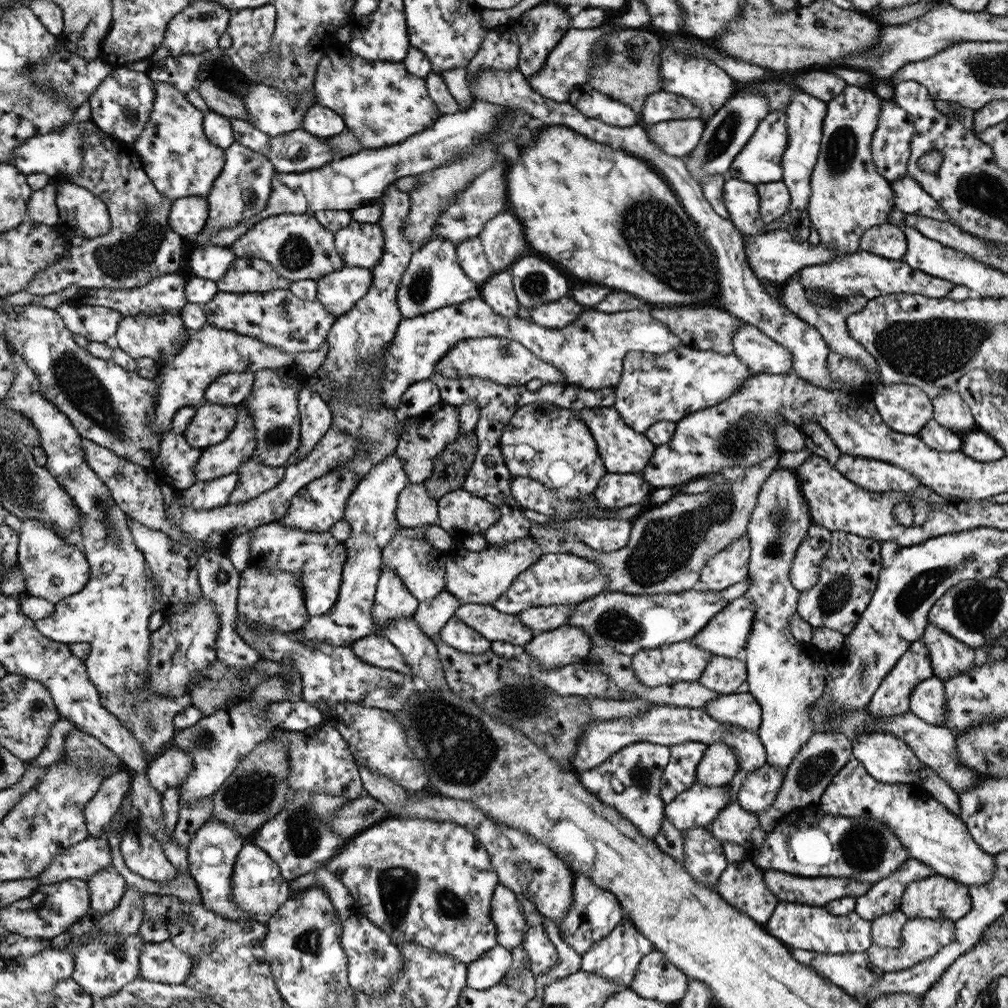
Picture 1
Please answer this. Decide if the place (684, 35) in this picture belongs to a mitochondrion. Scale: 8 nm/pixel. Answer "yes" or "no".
no

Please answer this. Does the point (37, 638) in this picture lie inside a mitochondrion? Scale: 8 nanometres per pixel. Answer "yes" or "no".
no

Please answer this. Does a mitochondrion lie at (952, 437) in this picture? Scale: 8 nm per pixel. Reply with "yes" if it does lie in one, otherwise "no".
no

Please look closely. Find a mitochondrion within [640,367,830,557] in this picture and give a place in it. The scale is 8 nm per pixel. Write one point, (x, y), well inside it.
(743, 436)

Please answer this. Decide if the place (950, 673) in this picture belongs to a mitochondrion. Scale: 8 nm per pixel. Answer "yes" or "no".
no

